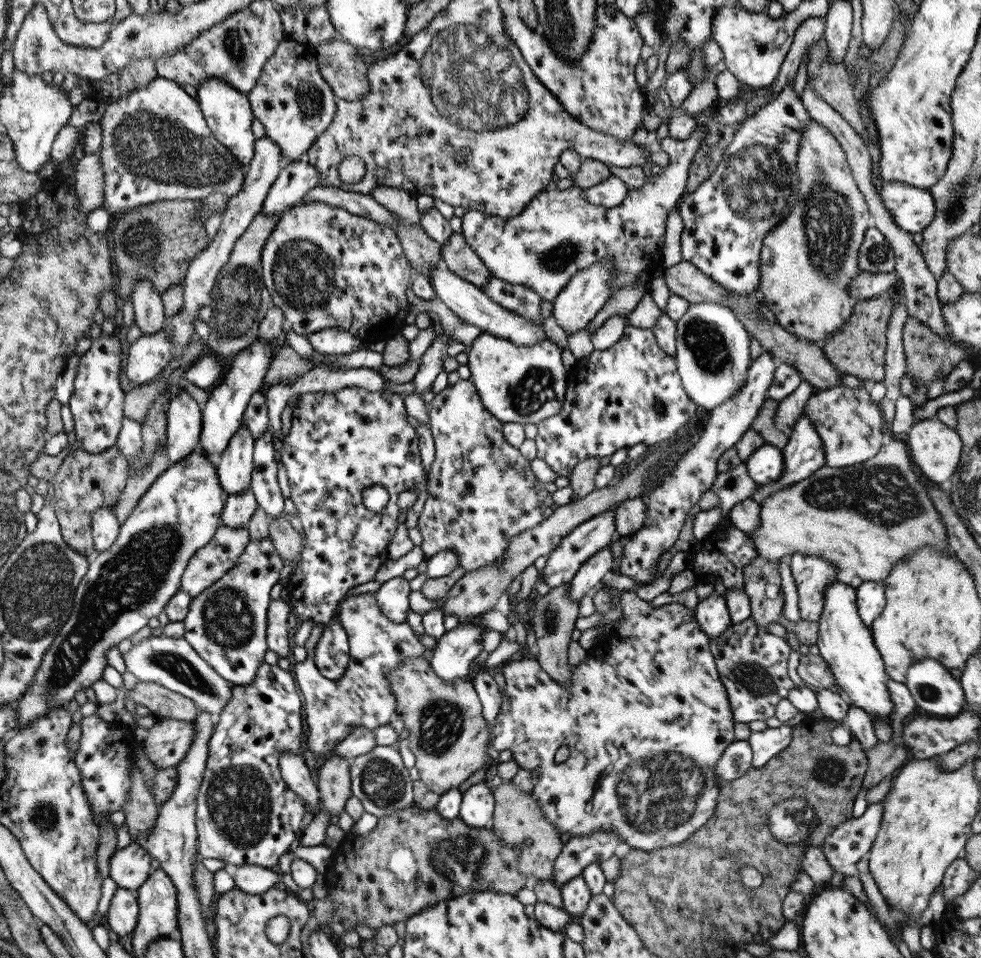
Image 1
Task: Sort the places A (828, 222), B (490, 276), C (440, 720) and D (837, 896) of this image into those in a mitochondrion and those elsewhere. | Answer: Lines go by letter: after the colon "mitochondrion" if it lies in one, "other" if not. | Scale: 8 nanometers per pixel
A: mitochondrion
B: other
C: mitochondrion
D: other

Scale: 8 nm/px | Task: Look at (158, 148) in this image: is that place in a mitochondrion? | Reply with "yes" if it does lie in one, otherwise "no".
yes

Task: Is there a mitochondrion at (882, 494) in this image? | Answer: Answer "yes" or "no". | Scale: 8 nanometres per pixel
yes

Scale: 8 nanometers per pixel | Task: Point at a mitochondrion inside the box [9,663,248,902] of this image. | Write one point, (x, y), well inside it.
(43, 816)

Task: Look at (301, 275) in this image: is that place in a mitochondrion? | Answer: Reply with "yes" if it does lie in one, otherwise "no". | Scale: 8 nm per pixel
yes

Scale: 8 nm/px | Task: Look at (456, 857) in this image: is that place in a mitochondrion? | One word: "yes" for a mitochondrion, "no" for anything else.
yes

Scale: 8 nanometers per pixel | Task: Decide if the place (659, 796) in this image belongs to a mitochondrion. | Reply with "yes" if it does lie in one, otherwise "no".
yes

